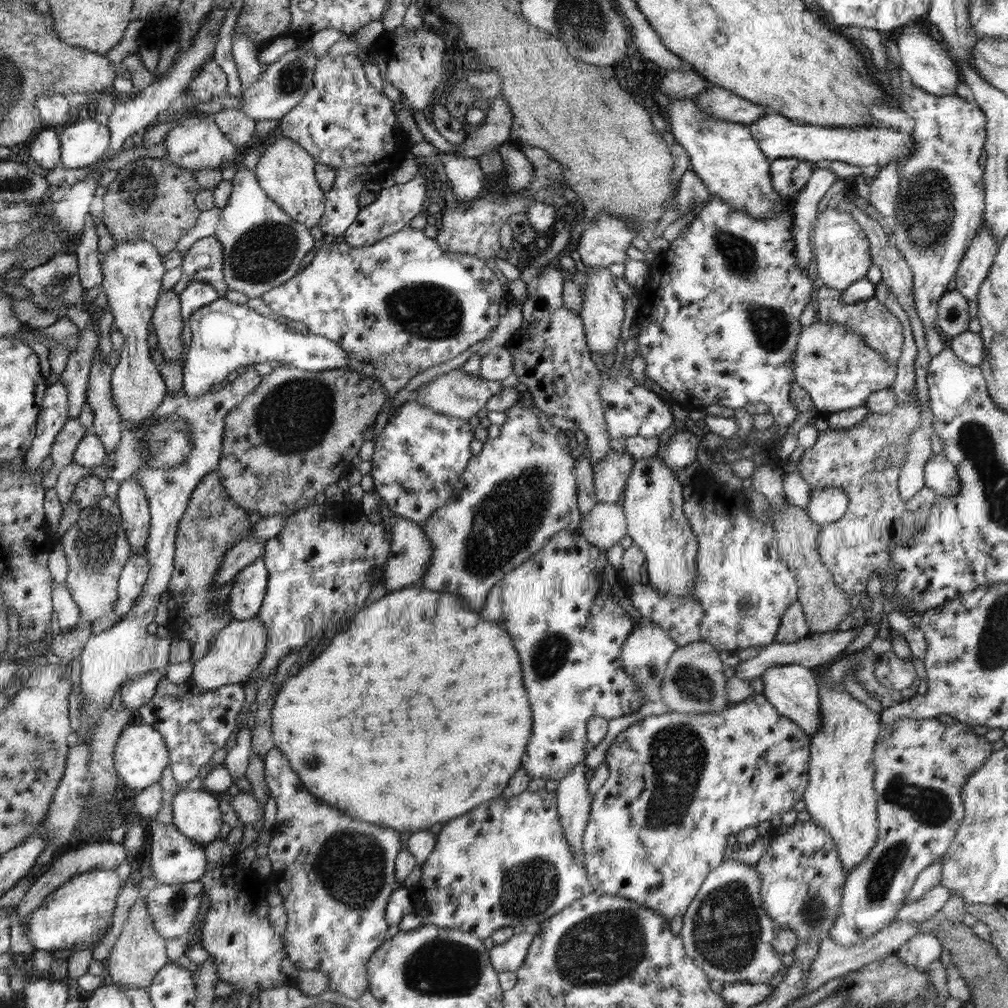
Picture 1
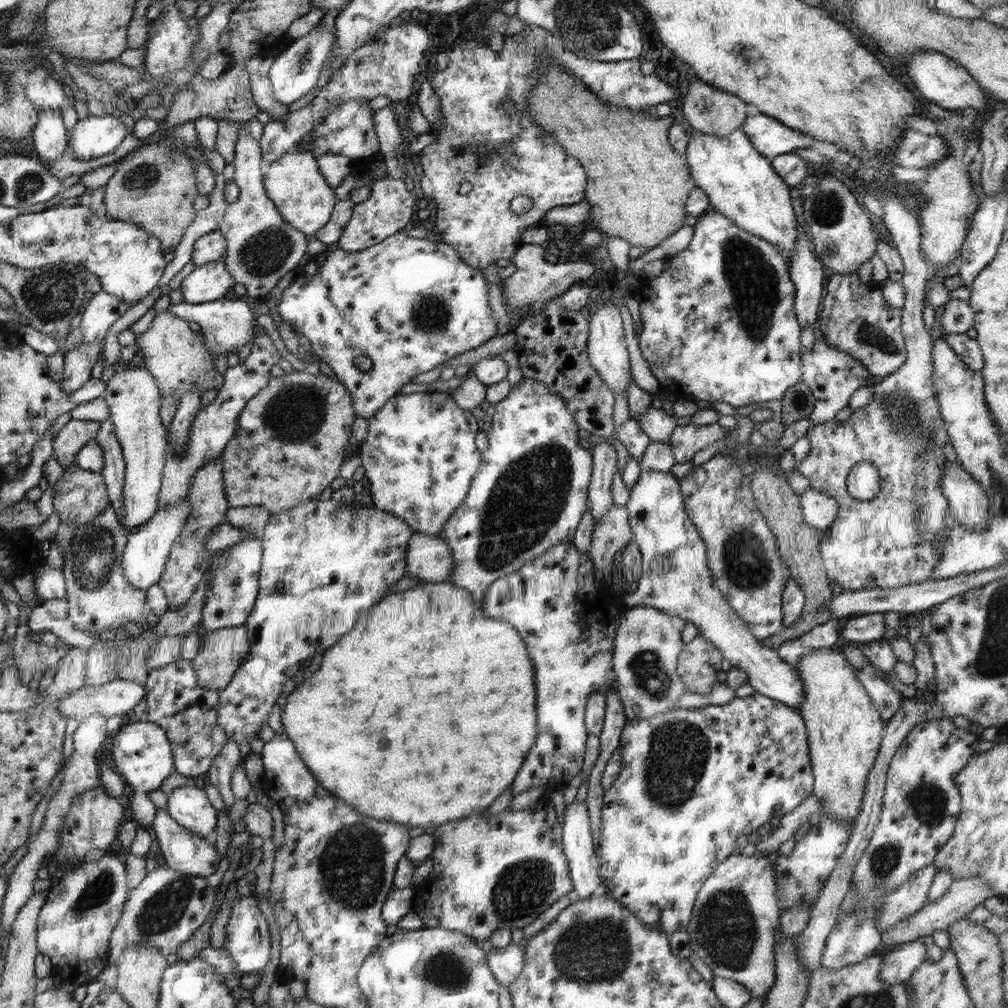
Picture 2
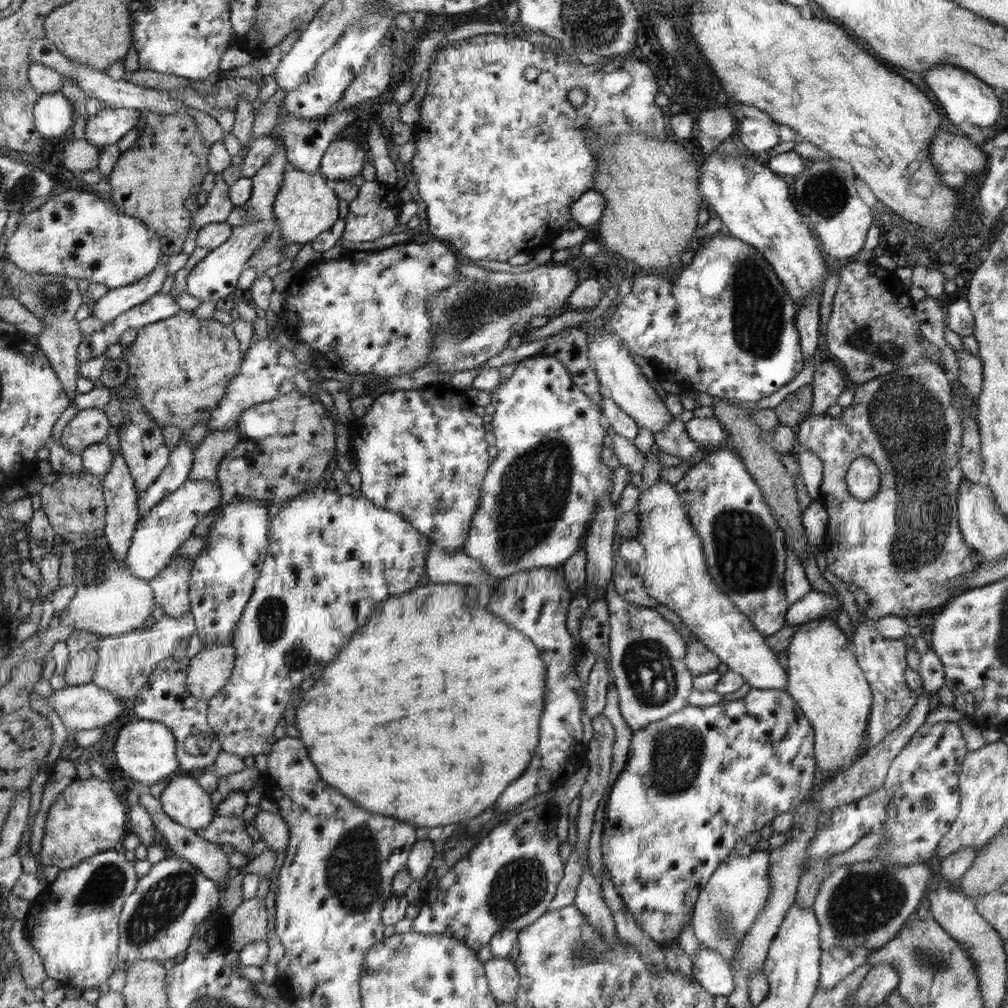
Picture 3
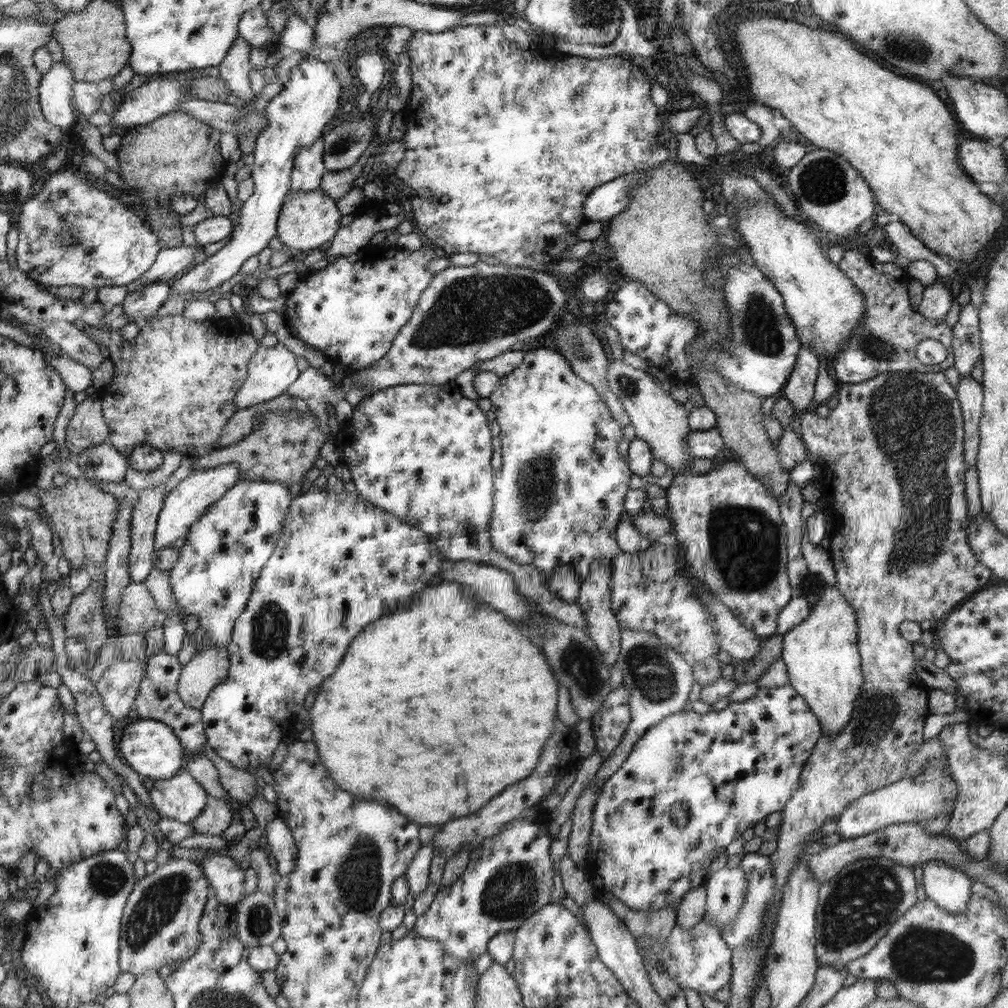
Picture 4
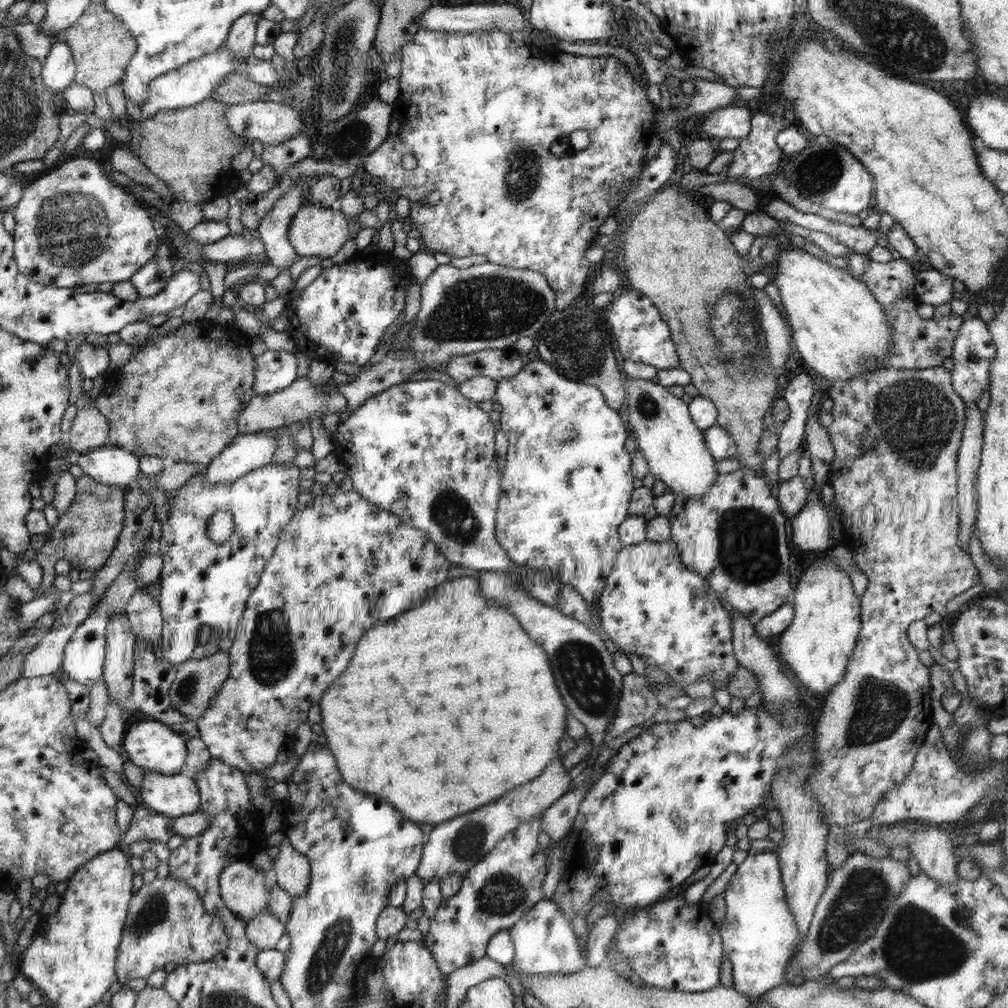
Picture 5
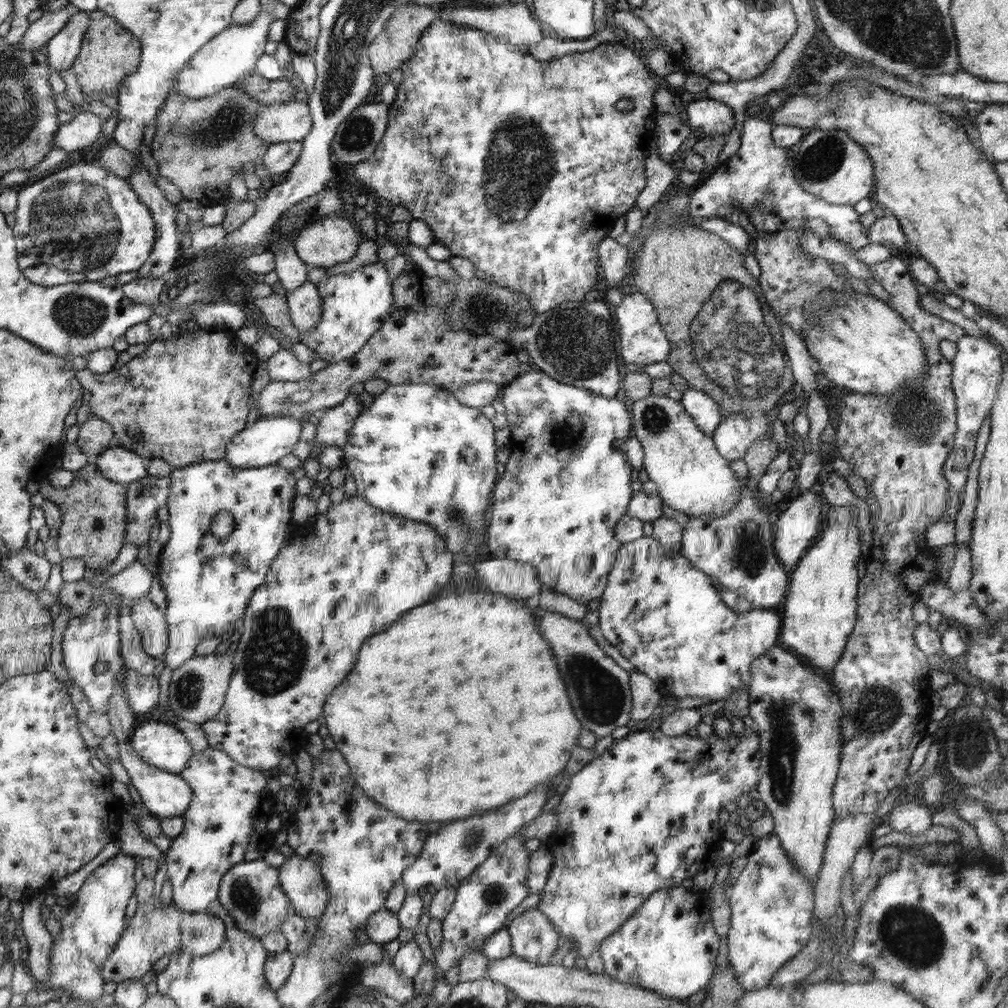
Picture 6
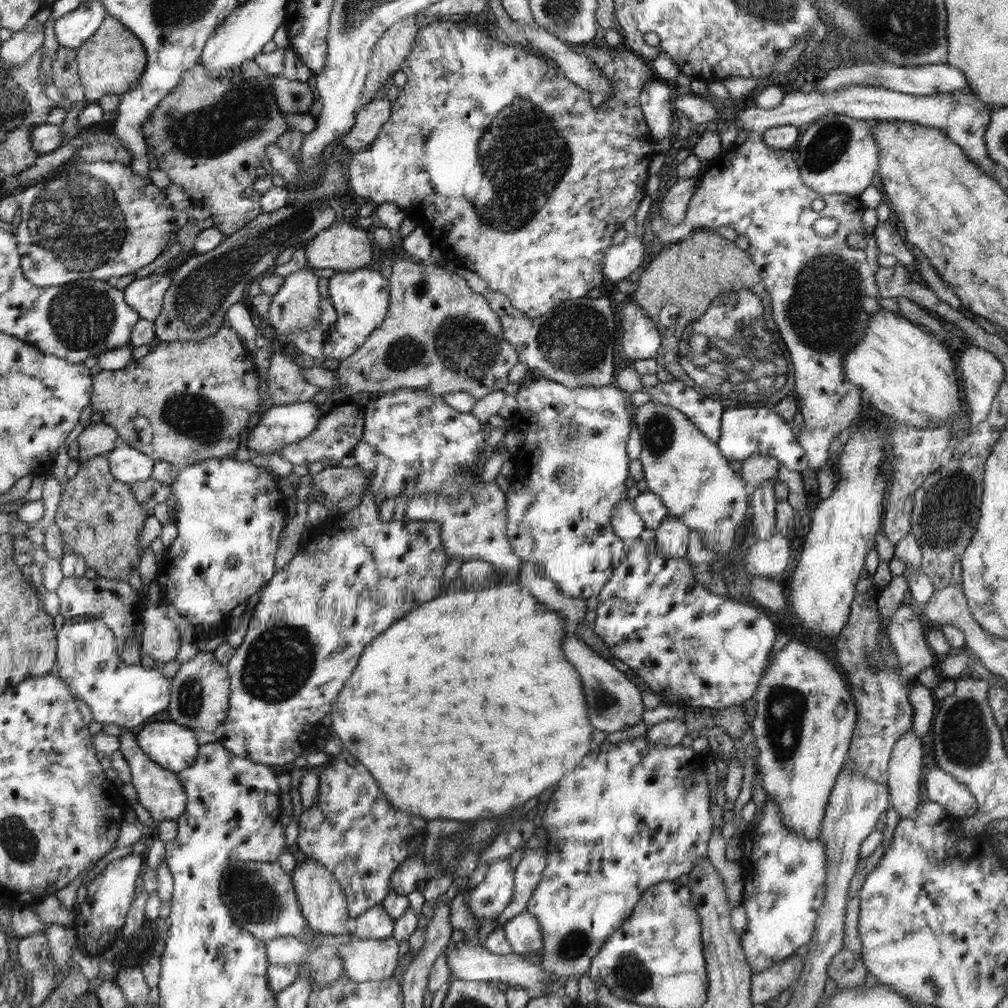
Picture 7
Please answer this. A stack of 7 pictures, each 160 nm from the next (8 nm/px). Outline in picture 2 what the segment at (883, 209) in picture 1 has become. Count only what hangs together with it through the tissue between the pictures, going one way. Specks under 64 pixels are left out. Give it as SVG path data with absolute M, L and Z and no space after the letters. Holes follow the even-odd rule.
M879 186L878 190L876 198L884 208L884 226L889 230L891 243L903 260L903 277L899 281L905 288L905 303L901 306L901 329L907 357L896 372L872 384L873 400L854 410L848 420L821 422L807 430L805 435L811 449L808 456L796 464L795 470L809 478L810 488L835 498L839 504L836 520L820 538L820 555L828 579L837 590L844 591L898 588L930 579L942 555L944 531L951 522L949 504L941 490L941 478L949 463L942 447L949 441L949 436L932 380L932 333L926 330L922 319L926 281L934 275L934 268L928 264L921 249L922 231L919 218L904 207L902 195L897 193L897 190L885 186ZM862 461L871 462L878 469L881 480L880 492L872 500L864 502L849 498L847 492L848 473L857 462Z

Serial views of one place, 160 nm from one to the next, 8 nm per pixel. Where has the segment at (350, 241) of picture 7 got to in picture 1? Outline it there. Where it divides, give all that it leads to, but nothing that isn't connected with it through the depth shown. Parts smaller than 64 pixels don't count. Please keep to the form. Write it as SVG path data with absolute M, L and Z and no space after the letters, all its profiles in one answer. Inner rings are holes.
M279 141L262 152L260 161L254 168L259 184L266 190L267 196L287 212L292 220L299 221L308 229L319 226L326 214L326 194L315 175L315 165L315 157L303 145Z

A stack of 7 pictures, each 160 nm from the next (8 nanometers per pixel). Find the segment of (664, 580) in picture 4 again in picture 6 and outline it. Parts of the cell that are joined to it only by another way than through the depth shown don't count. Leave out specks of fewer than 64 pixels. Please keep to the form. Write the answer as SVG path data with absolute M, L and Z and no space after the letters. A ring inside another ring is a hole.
M652 536L622 543L618 561L600 600L597 625L604 638L618 648L636 671L653 680L663 697L678 700L701 696L714 703L733 696L740 687L748 687L755 660L776 646L782 630L780 611L752 609L746 613L735 612L723 601L719 587L714 586L708 574L695 568L684 555L669 552Z

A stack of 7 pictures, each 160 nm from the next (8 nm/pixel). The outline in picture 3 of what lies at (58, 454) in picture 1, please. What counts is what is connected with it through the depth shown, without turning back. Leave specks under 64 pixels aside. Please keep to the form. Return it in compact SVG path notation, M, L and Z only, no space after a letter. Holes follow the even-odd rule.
M103 409L78 411L64 427L59 444L70 452L81 455L91 444L106 442L110 426L110 418Z

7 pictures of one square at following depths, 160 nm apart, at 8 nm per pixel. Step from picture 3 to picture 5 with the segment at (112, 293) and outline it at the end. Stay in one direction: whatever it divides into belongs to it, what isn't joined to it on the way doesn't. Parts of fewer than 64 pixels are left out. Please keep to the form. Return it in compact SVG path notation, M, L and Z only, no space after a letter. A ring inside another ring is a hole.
M244 227L240 234L230 233L218 242L201 245L200 256L208 261L231 264L265 251L266 245L260 238L259 232L256 229L250 230Z

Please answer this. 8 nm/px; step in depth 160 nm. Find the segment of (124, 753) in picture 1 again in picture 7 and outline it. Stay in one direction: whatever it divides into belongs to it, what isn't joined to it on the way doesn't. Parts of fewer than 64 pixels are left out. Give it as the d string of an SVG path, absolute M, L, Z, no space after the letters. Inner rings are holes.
M174 720L156 721L139 732L139 747L165 769L179 773L198 758L201 745L195 733Z

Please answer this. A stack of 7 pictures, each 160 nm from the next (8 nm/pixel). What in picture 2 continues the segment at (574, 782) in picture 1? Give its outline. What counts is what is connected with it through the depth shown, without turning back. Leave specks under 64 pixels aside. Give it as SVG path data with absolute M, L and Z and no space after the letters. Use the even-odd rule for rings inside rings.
M575 800L570 806L564 806L563 849L567 853L570 864L571 879L574 883L572 894L575 900L586 900L588 897L602 890L601 876L599 874L599 858L597 857L592 824L589 821L588 807L585 801Z

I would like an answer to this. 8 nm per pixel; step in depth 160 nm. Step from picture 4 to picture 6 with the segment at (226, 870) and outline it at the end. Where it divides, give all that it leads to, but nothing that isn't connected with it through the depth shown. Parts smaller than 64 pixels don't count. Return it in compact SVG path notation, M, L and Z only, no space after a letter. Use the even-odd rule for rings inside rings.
M263 858L244 861L235 864L224 874L224 884L219 884L220 900L224 900L224 908L240 920L240 928L249 932L257 939L269 932L281 930L282 923L287 919L291 908L291 901L282 887L279 868L270 866Z

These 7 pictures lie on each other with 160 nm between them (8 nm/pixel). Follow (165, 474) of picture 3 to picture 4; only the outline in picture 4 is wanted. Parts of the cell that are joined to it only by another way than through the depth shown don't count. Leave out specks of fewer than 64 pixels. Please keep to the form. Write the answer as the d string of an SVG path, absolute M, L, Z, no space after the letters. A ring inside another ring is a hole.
M153 486L139 491L139 501L132 512L131 520L131 578L132 583L144 583L155 568L155 528L158 526L159 512L163 508L163 486Z

